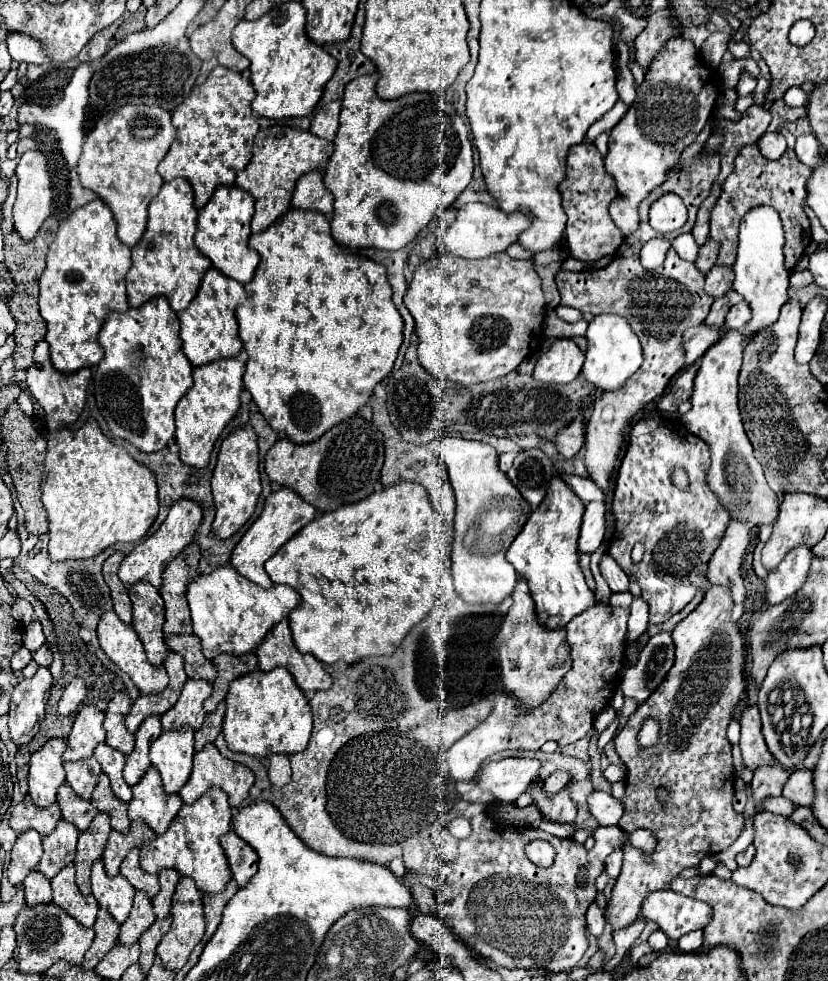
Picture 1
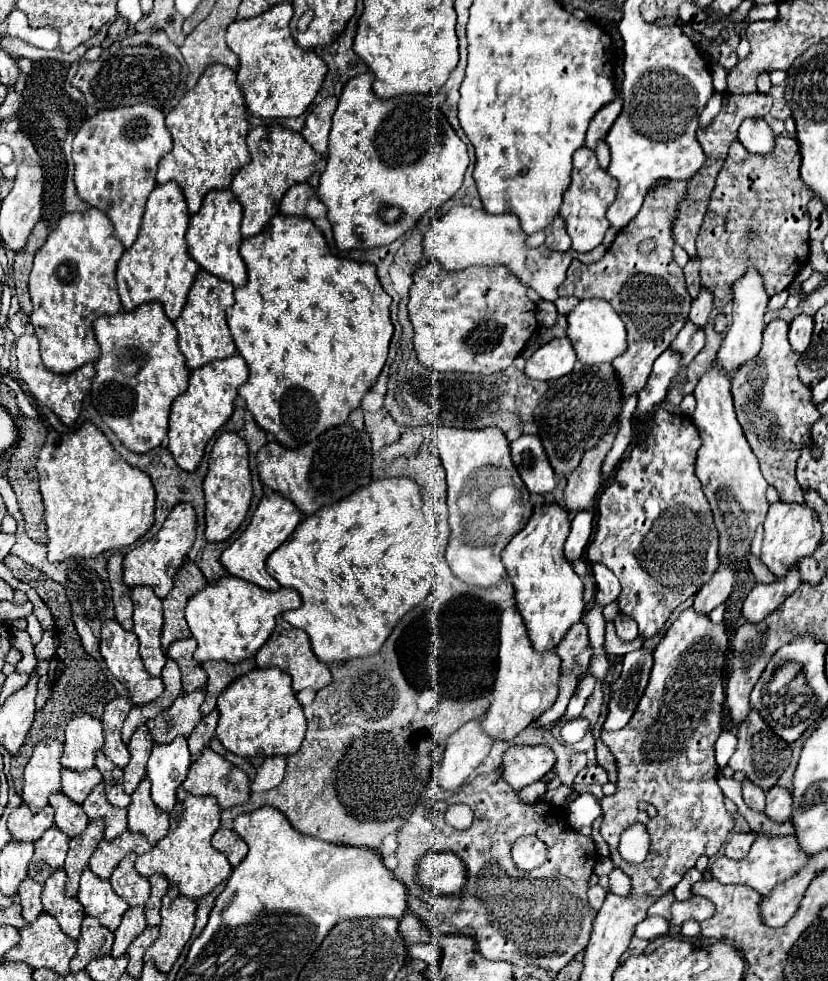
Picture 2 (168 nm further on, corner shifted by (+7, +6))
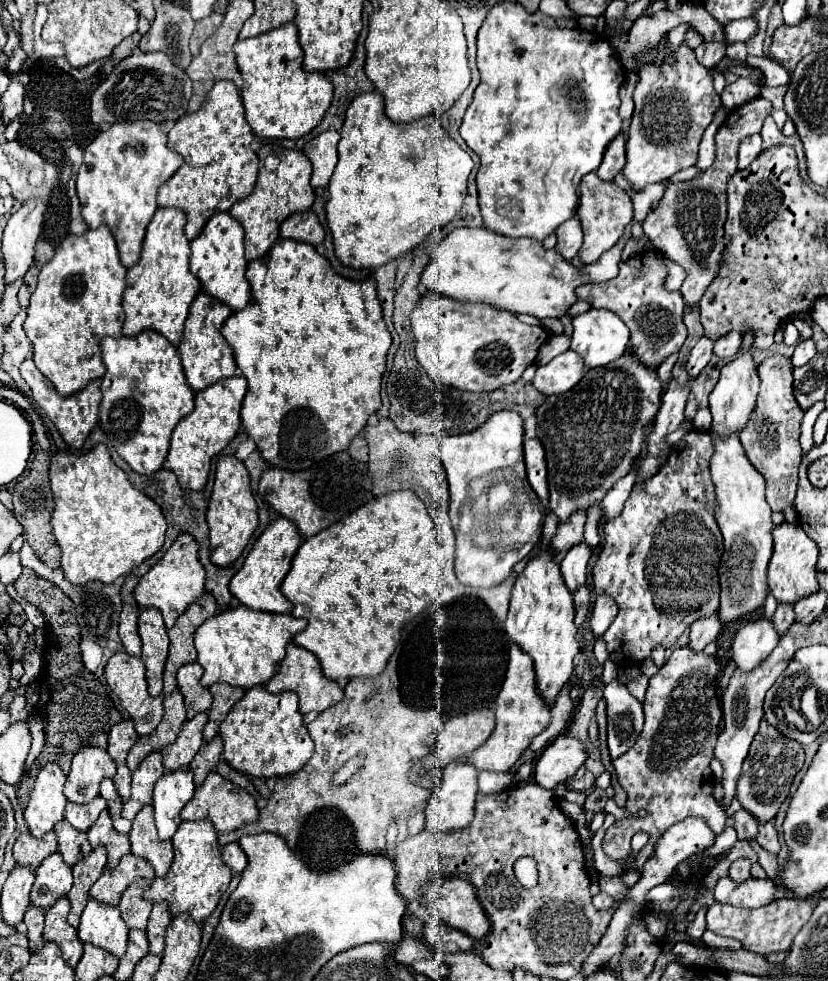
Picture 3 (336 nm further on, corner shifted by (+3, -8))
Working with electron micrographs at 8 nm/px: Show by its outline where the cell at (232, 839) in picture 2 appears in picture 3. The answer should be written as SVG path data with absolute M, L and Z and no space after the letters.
M229 843L223 849L223 861L231 867L233 873L241 873L247 867L247 855L239 847L239 843Z

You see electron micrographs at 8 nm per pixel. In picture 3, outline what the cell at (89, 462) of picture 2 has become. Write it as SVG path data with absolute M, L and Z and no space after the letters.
M97 445L87 455L81 457L67 451L57 451L51 457L49 479L55 499L55 511L51 521L53 535L63 553L61 567L65 571L65 577L73 585L85 585L89 581L113 583L117 577L127 575L163 547L167 523L159 505L147 499L147 495L143 495L141 491L131 487L127 475L113 463L105 445Z

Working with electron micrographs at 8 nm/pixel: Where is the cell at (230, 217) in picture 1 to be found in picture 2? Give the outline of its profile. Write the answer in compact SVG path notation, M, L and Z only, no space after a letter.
M213 189L205 195L199 213L191 217L189 229L185 235L189 245L189 255L201 265L201 269L209 271L211 275L223 281L233 283L233 287L239 287L247 281L245 261L239 255L239 247L243 241L243 235L239 231L241 215L243 215L243 207L239 205L231 189Z

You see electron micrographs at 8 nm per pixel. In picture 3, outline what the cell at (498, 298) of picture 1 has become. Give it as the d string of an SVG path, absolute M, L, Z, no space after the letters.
M435 293L421 297L411 313L415 355L427 375L441 385L461 391L495 391L515 383L535 363L547 333L543 327L521 323L515 315L483 307L483 303L455 303Z

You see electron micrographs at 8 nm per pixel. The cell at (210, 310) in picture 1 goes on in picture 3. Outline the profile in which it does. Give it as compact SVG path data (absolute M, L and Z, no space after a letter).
M199 293L189 307L189 317L185 321L185 331L183 331L185 333L183 343L179 345L177 351L181 357L181 365L185 369L185 379L195 393L217 383L219 379L227 379L237 373L233 351L221 335L221 327L229 315L231 309L225 303L219 303L217 299L211 299L205 293Z

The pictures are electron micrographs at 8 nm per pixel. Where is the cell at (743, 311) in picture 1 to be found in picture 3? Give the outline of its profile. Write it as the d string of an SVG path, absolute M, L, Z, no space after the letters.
M727 333L715 341L713 353L717 357L735 357L741 349L741 341L743 341L743 337L739 333Z

